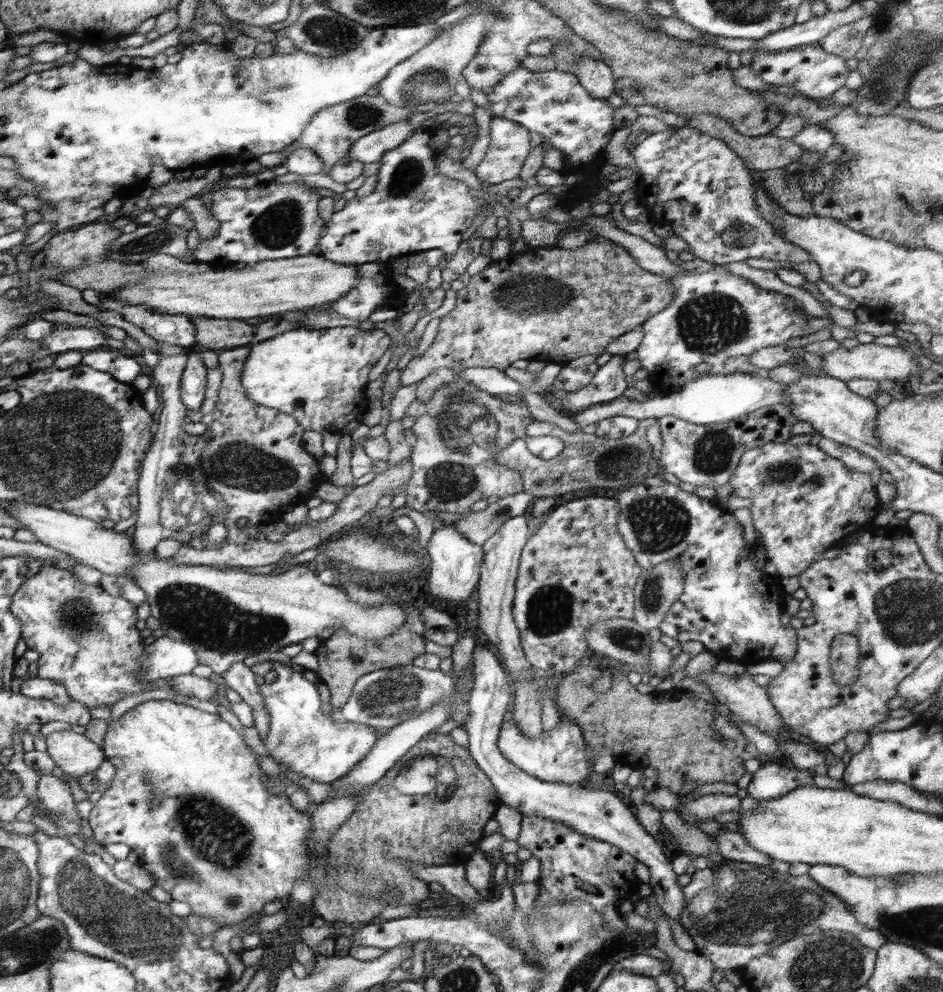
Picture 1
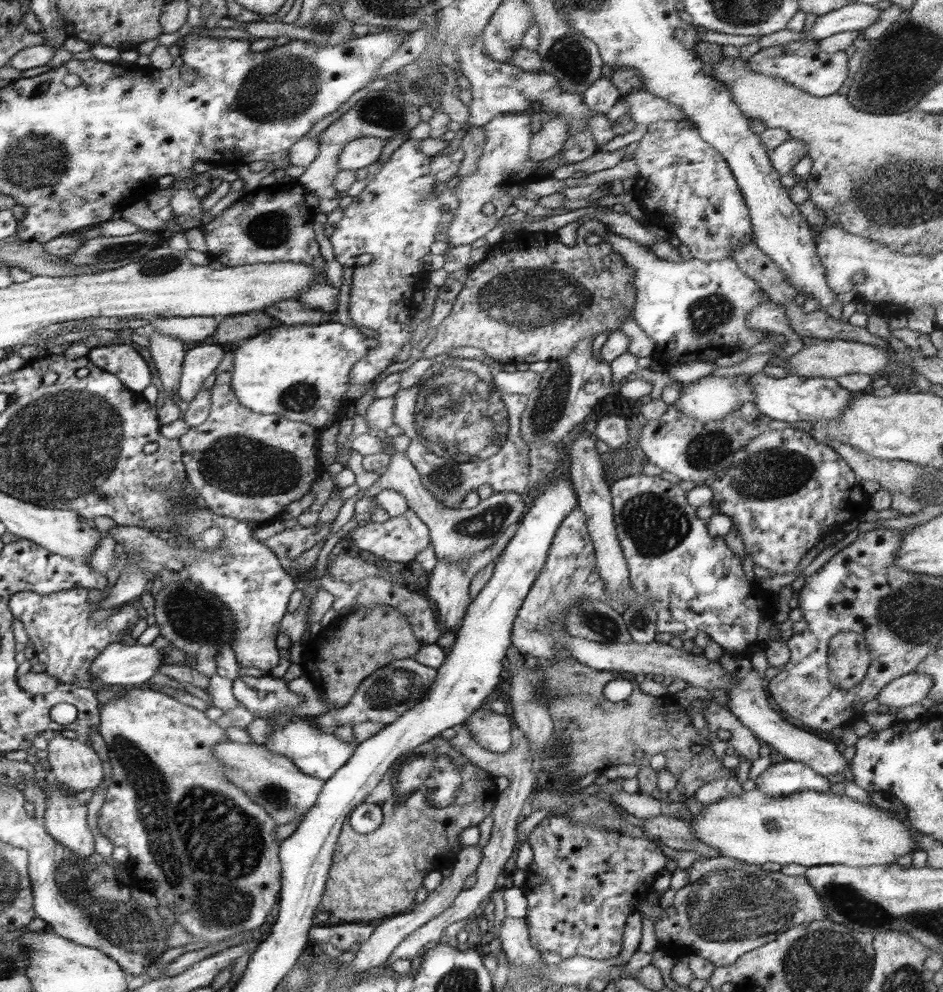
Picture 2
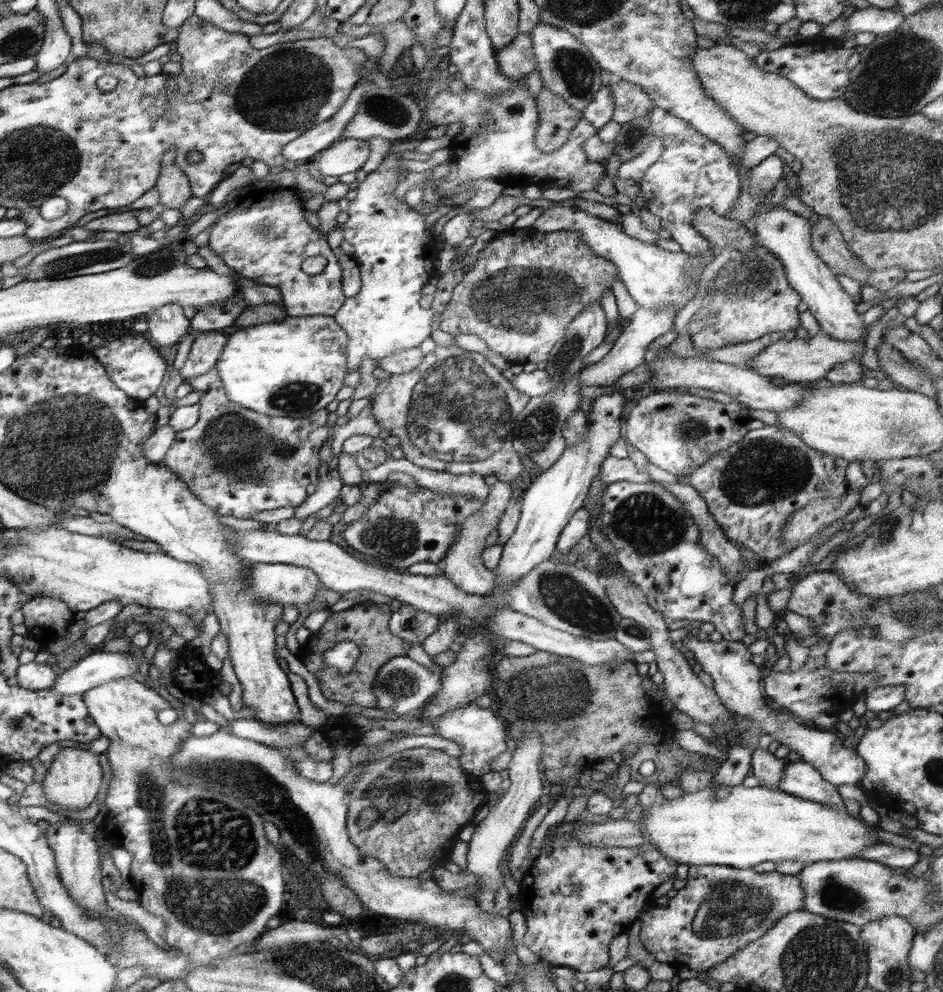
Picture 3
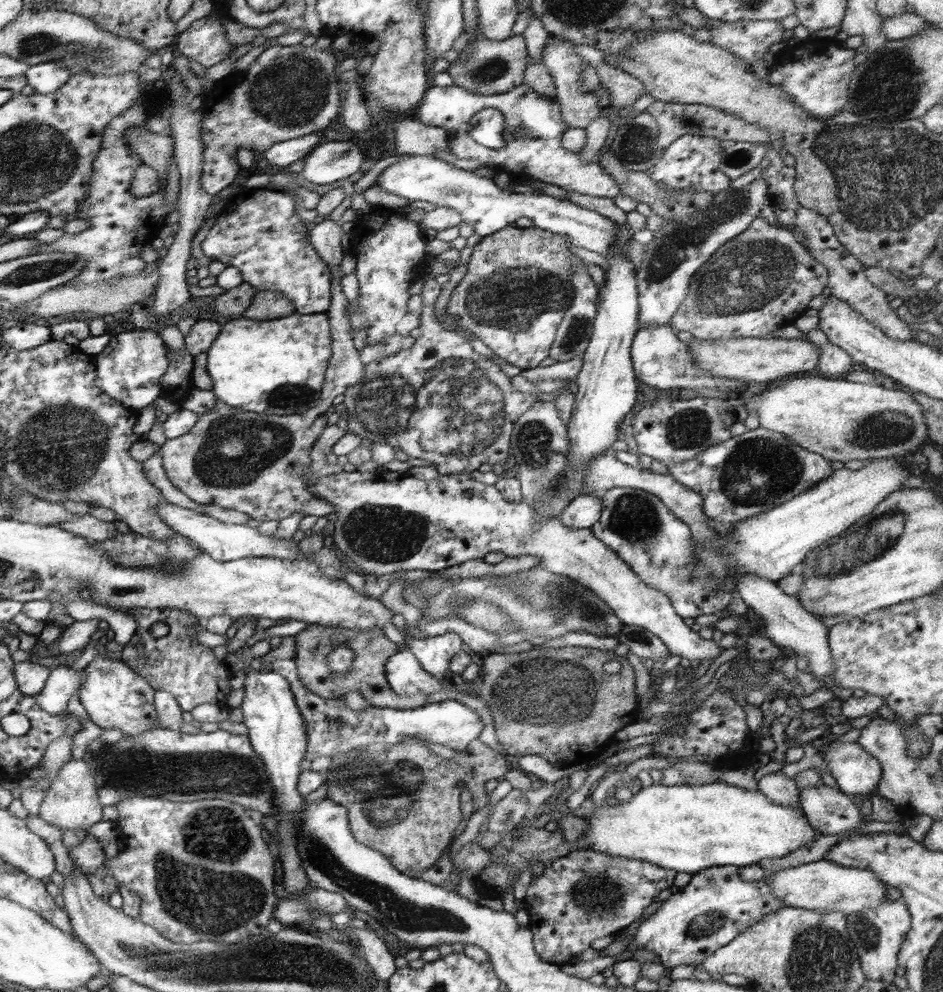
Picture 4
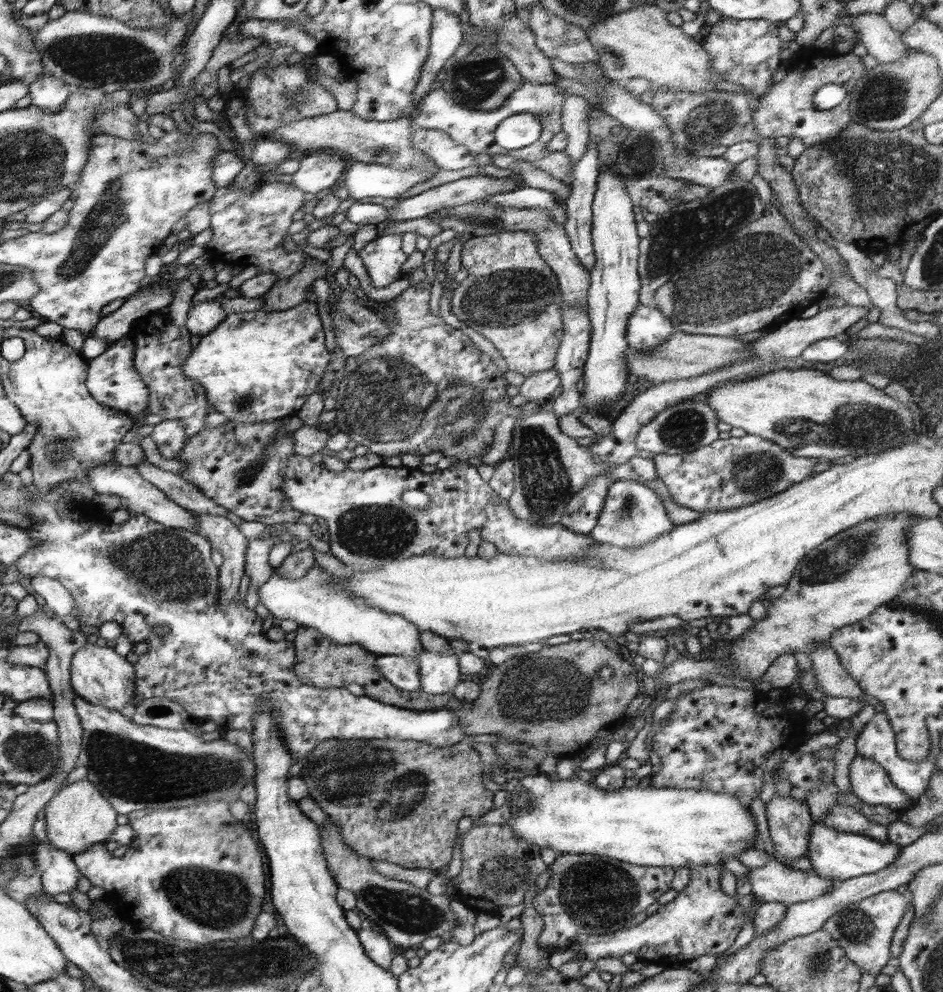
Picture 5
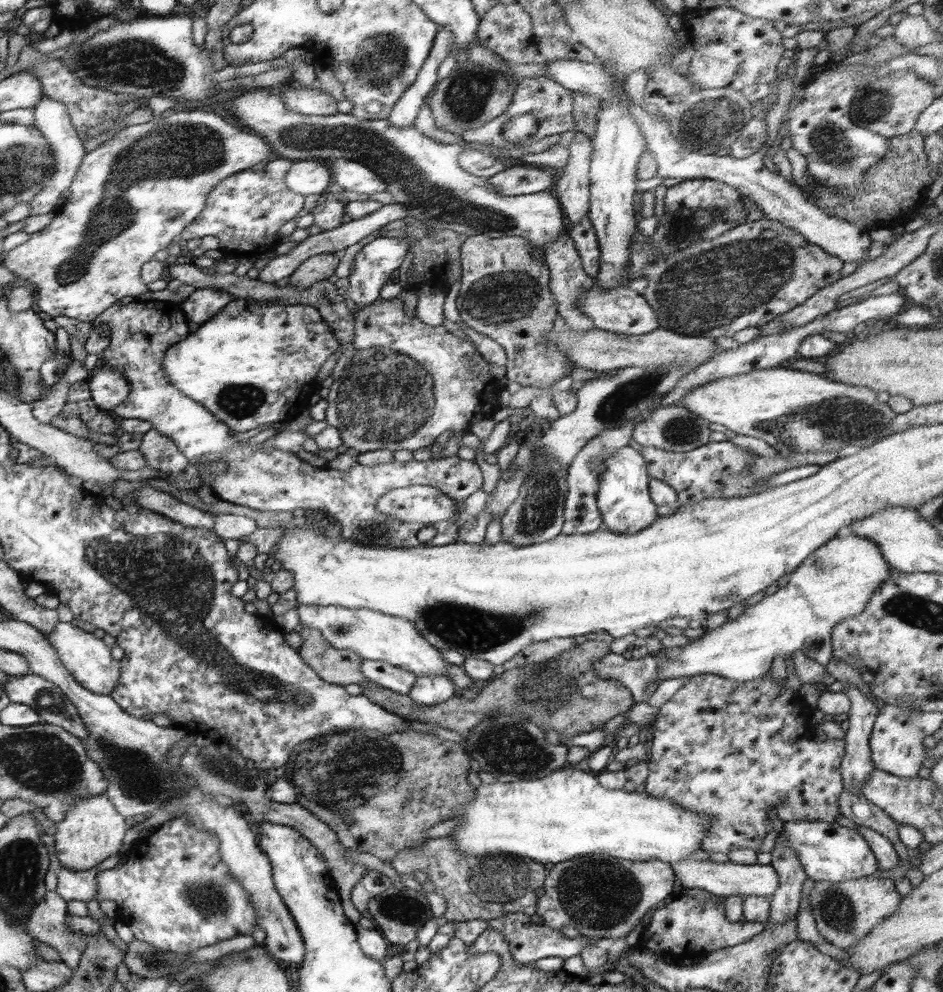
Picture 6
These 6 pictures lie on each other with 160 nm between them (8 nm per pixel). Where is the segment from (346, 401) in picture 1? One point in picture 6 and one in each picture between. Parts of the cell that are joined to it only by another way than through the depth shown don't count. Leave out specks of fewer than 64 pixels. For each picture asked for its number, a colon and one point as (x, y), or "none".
2: (301, 372)
3: (293, 368)
4: (273, 366)
5: (255, 366)
6: (255, 362)

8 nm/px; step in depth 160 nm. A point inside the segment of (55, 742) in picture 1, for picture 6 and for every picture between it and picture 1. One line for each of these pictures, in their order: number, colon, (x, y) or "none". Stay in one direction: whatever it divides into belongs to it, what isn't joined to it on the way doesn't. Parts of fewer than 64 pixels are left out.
2: (73, 763)
3: (73, 779)
4: (71, 801)
5: (78, 816)
6: (92, 830)

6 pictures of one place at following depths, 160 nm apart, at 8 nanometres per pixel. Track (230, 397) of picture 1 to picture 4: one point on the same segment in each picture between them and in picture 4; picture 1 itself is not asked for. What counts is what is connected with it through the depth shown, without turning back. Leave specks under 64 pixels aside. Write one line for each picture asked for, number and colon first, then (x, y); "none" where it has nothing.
2: (249, 466)
3: (239, 462)
4: (249, 462)

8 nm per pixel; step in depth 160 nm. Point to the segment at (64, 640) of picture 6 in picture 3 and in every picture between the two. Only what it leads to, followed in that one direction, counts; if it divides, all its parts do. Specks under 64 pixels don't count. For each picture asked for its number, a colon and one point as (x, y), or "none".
3: (215, 894)
4: (115, 695)
5: (103, 677)

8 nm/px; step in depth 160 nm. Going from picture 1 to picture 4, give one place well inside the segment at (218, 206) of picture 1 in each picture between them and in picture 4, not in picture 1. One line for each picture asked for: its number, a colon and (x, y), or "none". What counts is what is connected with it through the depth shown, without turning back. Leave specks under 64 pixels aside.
2: (270, 224)
3: (266, 237)
4: (259, 232)

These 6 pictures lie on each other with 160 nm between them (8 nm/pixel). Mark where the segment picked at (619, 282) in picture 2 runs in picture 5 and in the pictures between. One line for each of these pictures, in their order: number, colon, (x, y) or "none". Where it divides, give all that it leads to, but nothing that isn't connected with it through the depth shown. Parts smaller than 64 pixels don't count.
3: (526, 287)
4: (516, 291)
5: (510, 295)

